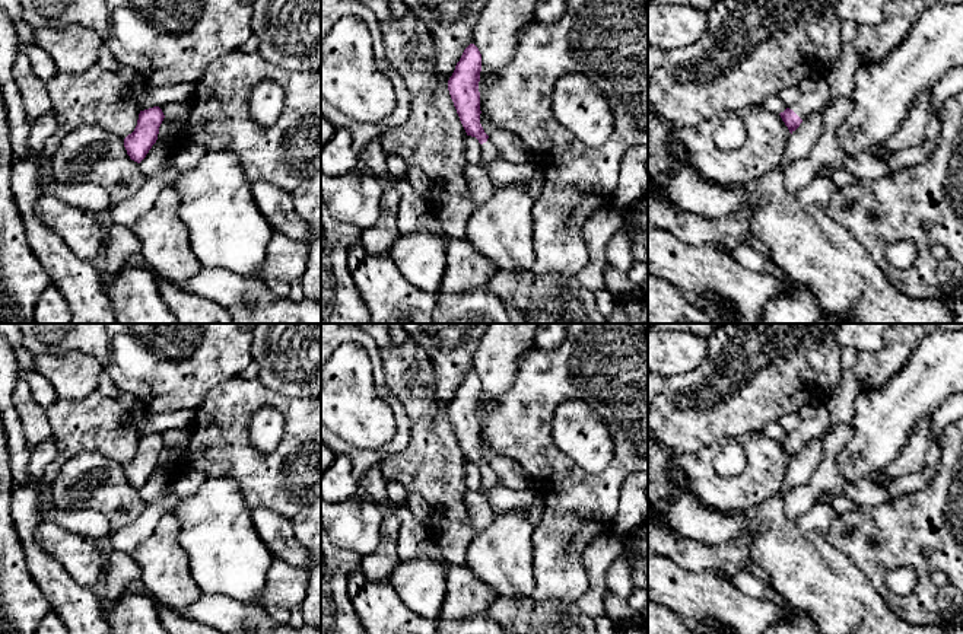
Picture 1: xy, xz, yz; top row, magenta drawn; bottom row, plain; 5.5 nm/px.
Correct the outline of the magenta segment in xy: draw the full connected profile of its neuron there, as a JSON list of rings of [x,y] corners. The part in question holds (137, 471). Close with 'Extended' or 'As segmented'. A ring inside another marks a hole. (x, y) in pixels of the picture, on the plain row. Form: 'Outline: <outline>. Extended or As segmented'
Outline: [[[159,433],[140,437],[137,452],[124,465],[124,474],[131,487],[140,490],[158,466],[165,442]]]. As segmented

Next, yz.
Outline: [[[823,401],[804,405],[798,414],[801,418],[800,427],[779,440],[791,461],[800,453],[805,443],[820,437],[830,426],[830,414]]]. Extended

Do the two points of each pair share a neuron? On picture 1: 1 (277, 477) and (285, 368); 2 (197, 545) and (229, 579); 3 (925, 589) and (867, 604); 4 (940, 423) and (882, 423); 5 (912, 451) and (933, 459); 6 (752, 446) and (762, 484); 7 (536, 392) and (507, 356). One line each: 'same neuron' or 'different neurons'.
1: different neurons
2: same neuron
3: different neurons
4: different neurons
5: different neurons
6: same neuron
7: different neurons

